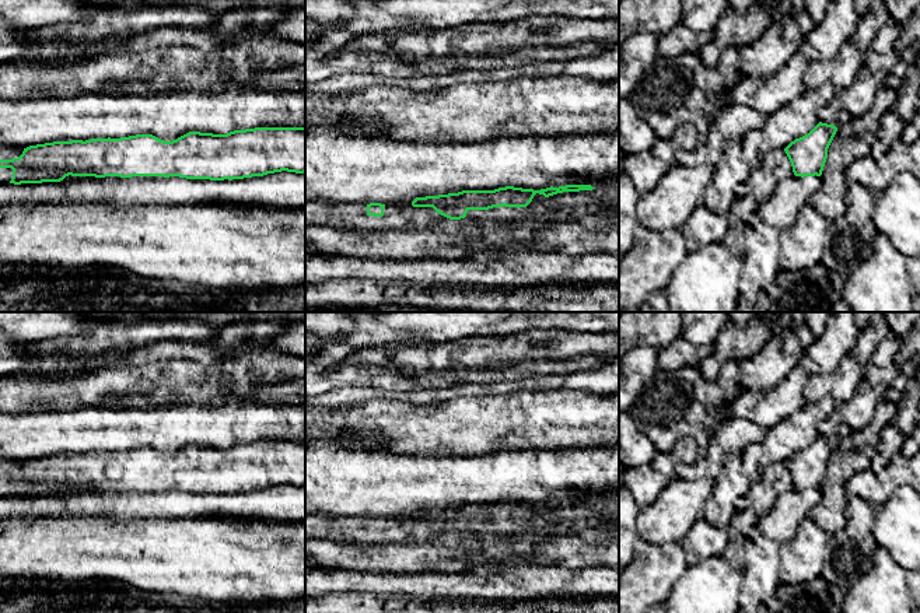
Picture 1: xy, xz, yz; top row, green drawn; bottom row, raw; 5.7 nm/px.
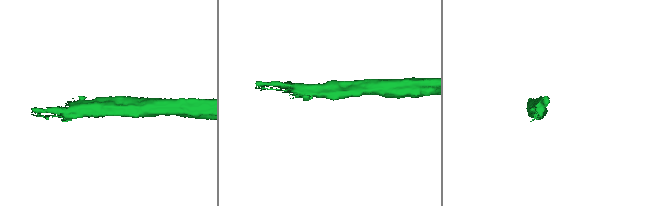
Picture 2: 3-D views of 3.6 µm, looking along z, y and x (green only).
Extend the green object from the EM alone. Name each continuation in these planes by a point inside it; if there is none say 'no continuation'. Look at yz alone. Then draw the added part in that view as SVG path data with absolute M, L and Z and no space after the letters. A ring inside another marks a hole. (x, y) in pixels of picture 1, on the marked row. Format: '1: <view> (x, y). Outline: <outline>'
no continuation

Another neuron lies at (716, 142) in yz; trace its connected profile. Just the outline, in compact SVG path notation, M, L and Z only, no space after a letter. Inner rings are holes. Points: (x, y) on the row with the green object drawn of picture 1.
M730 101L714 118L707 132L706 162L714 167L721 160L728 139L742 139L752 130L763 129L765 123L766 116L760 112Z

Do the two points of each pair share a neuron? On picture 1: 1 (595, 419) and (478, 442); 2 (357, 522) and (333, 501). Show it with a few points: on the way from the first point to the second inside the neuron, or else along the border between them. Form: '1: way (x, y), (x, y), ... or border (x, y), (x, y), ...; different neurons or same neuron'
1: way (566, 419), (507, 428); same neuron
2: border (319, 512), (367, 517); different neurons

